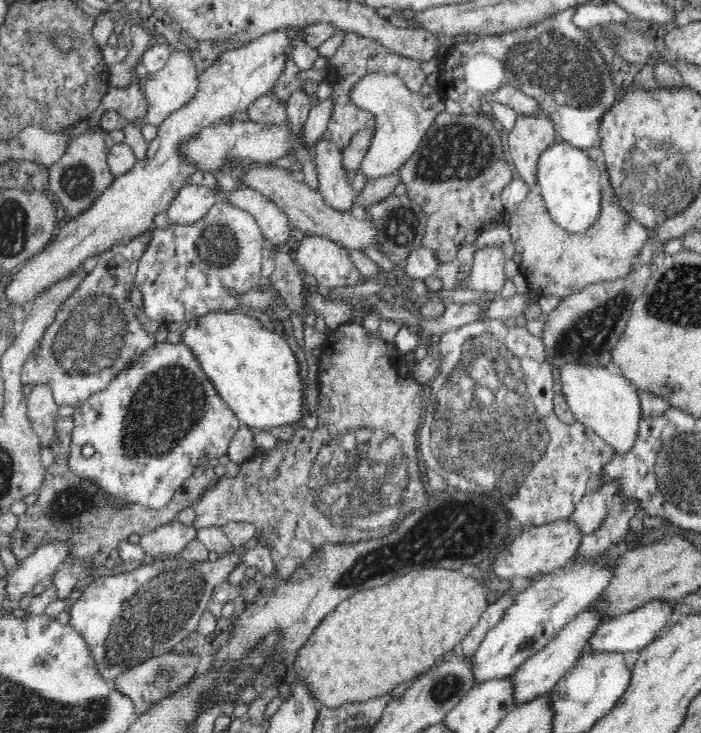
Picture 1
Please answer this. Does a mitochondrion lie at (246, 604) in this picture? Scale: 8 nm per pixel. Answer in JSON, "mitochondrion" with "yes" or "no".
{"mitochondrion":"no"}

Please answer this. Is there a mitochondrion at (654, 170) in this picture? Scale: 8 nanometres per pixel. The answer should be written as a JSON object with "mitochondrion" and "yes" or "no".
{"mitochondrion":"yes"}

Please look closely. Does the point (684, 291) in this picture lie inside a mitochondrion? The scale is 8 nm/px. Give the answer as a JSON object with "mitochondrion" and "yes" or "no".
{"mitochondrion":"yes"}

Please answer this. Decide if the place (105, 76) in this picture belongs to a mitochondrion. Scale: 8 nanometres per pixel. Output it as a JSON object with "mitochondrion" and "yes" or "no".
{"mitochondrion":"no"}

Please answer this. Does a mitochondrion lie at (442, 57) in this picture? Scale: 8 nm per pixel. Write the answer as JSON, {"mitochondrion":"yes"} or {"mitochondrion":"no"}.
{"mitochondrion":"no"}

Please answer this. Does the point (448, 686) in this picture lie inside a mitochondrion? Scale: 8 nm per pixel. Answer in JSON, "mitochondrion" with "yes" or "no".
{"mitochondrion":"yes"}

